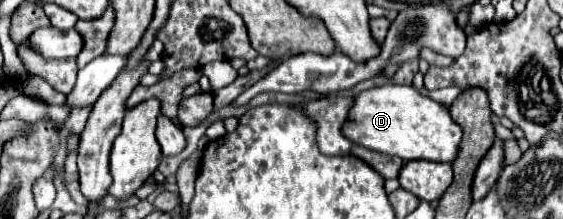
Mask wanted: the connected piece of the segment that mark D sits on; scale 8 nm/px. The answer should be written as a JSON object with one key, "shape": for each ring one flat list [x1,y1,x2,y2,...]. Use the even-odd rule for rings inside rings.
{"shape":[[397,84,377,86,357,94,341,132,351,142,381,154,399,156,401,160,425,158,435,162,451,162,457,156,463,134,461,128,451,120,447,108,429,96,423,96,413,86]]}

